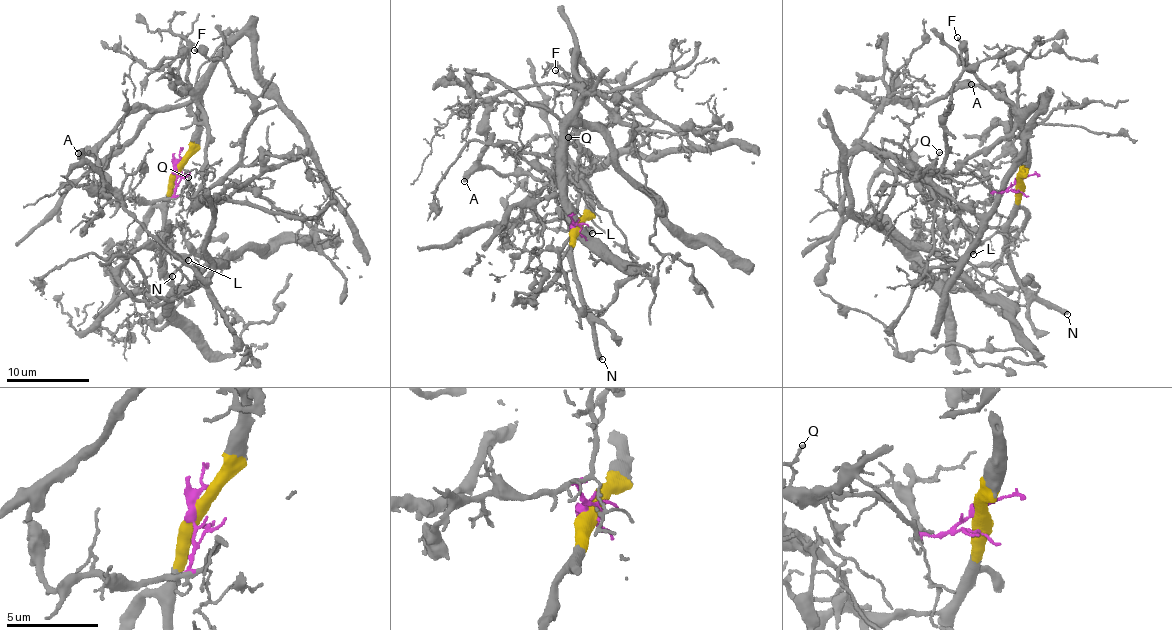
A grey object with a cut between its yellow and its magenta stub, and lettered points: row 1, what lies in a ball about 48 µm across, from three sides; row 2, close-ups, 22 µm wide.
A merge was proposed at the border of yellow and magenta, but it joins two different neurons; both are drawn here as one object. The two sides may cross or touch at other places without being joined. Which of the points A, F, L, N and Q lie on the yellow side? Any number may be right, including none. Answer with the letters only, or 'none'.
A, L, N

